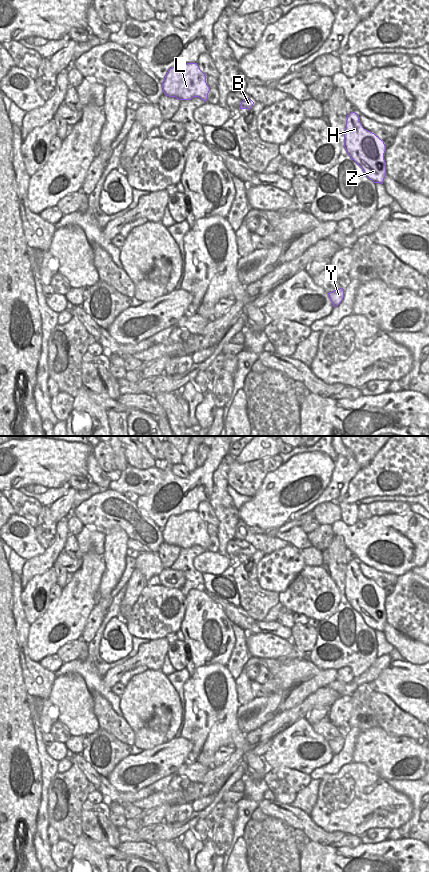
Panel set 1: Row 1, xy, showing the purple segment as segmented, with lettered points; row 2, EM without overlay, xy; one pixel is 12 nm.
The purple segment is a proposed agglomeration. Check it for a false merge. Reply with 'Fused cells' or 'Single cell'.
Single cell.

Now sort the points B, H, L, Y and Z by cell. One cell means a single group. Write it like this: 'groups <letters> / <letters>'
groups B H L Y Z

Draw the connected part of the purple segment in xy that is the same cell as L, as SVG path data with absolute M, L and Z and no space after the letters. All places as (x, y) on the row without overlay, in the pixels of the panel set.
M187 511L181 515L170 516L162 530L163 540L179 548L199 545L206 550L210 539L206 524L197 511Z

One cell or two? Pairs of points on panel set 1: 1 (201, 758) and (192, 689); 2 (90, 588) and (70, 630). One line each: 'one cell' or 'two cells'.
1: one cell
2: one cell

